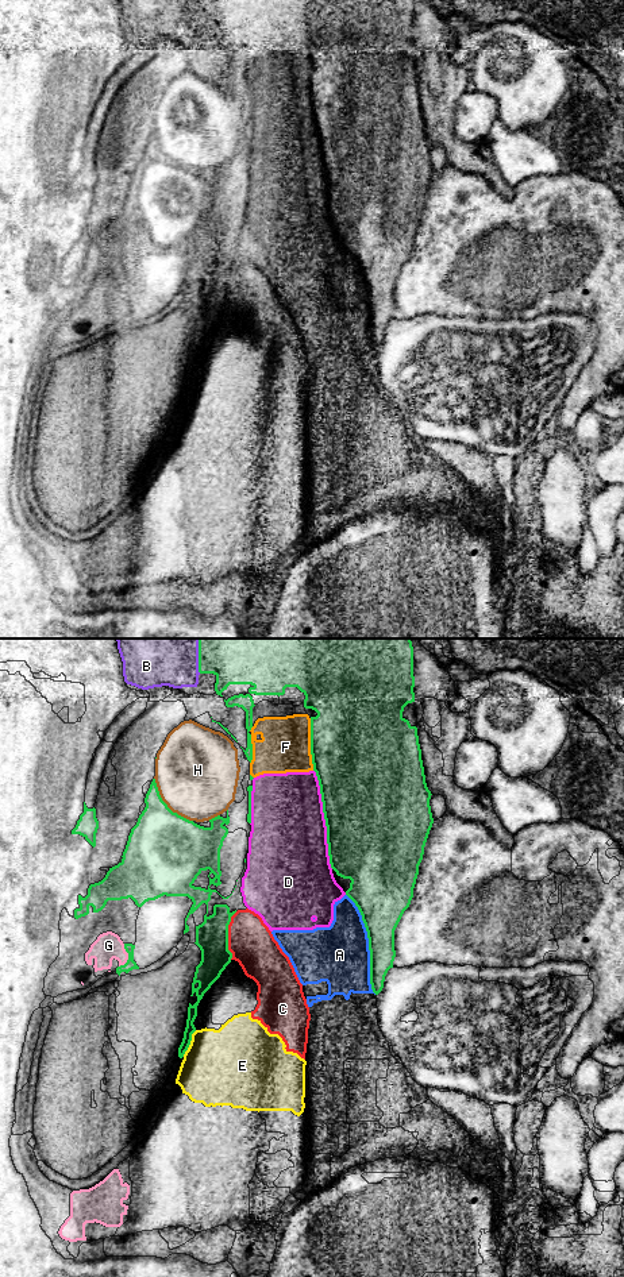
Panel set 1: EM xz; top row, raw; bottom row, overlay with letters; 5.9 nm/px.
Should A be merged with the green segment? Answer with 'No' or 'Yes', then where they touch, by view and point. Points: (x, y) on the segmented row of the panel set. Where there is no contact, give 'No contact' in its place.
No. Touches green at xz (369, 944)

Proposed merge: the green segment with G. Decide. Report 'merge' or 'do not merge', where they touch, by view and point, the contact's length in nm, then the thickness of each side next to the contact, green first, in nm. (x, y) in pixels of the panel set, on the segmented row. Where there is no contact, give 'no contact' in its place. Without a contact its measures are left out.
do not merge | xz (128, 956) | 150 nm | 60/160 nm

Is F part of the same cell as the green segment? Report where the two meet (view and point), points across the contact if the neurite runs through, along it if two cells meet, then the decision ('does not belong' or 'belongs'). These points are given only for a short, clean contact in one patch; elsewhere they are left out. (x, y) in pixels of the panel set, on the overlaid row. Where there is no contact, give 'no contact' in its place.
contact xz (311, 744); does not belong

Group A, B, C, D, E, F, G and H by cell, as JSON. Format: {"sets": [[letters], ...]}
{"sets": [["A", "C", "D", "E", "F", "G"], ["B"], ["H"]]}

